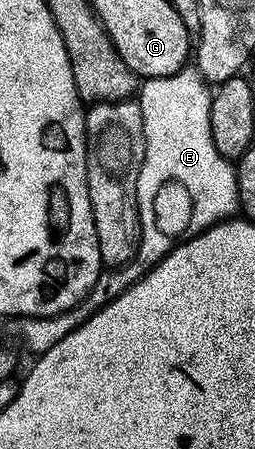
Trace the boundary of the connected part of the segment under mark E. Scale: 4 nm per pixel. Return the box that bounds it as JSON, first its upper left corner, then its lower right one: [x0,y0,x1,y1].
[135,67,237,265]

